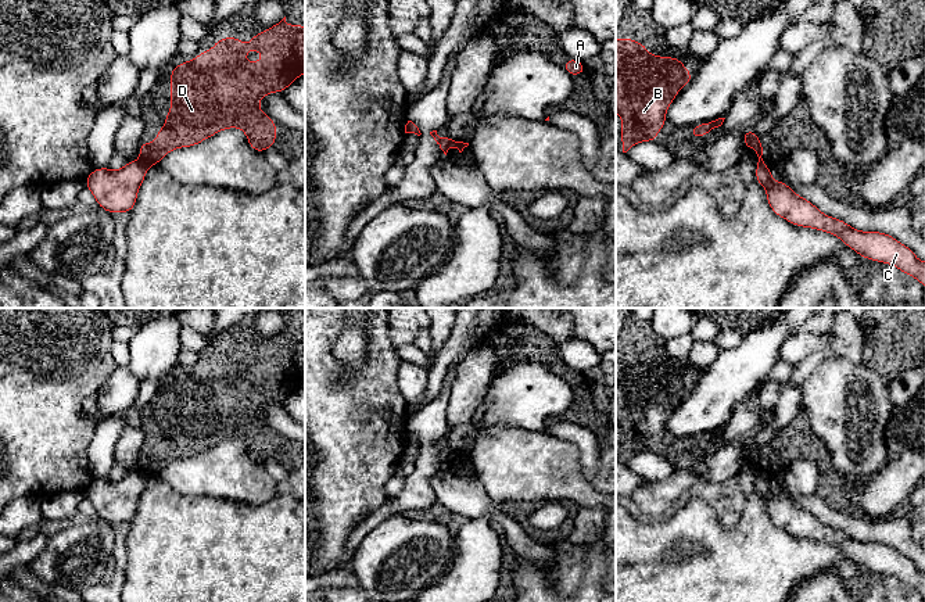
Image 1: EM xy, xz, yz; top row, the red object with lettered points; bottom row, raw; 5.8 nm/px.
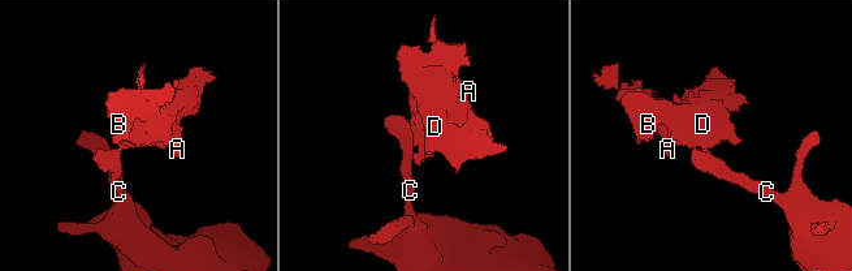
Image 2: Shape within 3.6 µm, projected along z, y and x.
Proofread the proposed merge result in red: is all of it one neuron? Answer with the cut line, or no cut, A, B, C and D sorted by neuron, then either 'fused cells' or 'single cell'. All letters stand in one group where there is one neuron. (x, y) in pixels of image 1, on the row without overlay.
cut xy (139, 472), (146, 477); groups A B D / C; fused cells

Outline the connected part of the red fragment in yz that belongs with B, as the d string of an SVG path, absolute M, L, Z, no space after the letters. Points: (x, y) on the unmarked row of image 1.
M616 350L616 423L623 431L619 444L623 463L639 452L656 452L657 441L666 437L667 419L681 402L680 398L691 391L691 380L685 380L681 370L648 365L646 355L634 350Z

